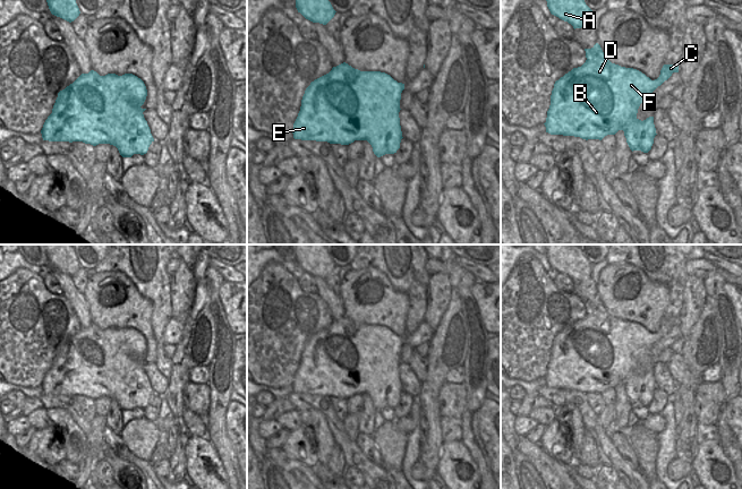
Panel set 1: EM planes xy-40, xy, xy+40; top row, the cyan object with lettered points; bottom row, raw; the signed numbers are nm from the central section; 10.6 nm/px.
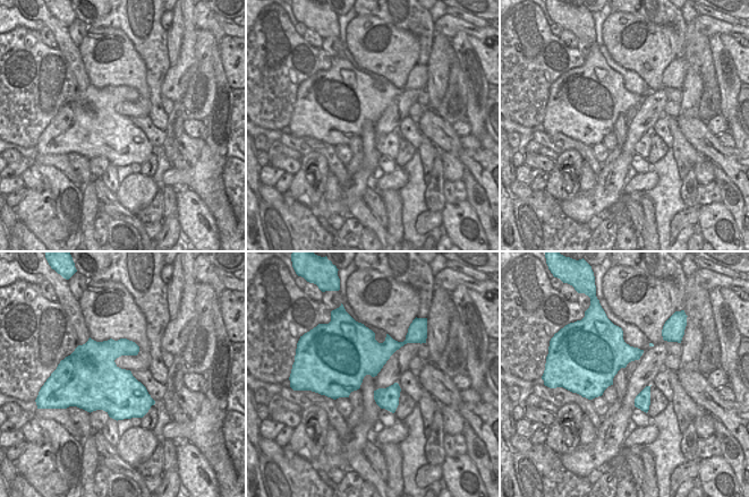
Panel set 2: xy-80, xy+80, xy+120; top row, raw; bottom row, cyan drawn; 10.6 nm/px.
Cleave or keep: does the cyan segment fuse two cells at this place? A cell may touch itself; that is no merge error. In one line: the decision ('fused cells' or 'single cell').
single cell

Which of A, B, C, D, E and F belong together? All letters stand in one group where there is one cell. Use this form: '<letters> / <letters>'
A B C D E F

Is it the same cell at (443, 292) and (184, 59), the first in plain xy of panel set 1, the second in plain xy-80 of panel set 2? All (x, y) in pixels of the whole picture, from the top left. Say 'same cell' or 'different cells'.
different cells

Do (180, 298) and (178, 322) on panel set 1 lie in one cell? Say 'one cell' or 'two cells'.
two cells

